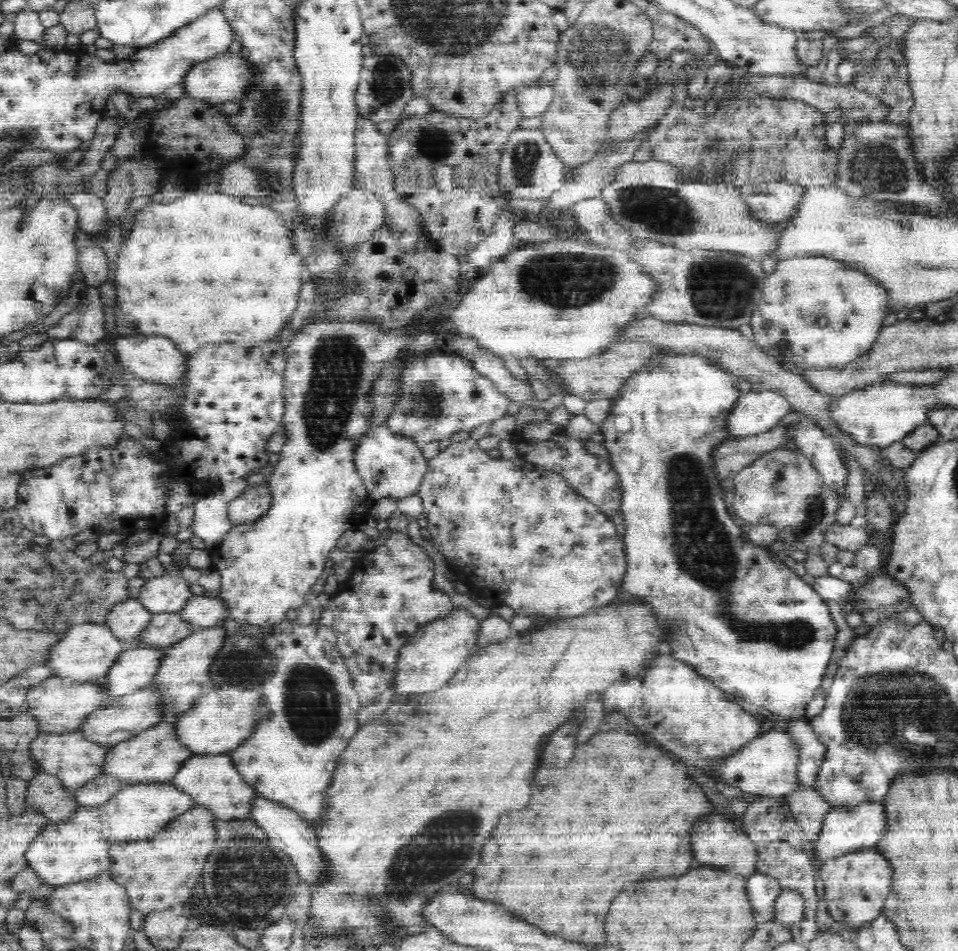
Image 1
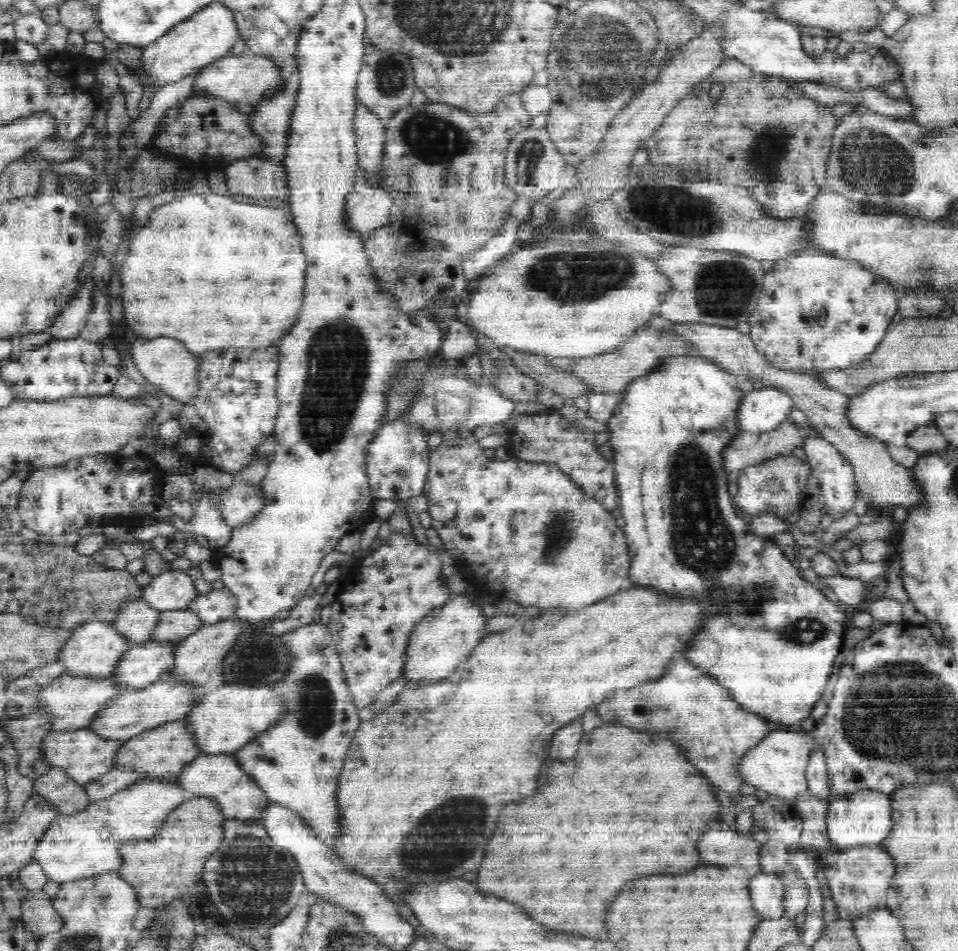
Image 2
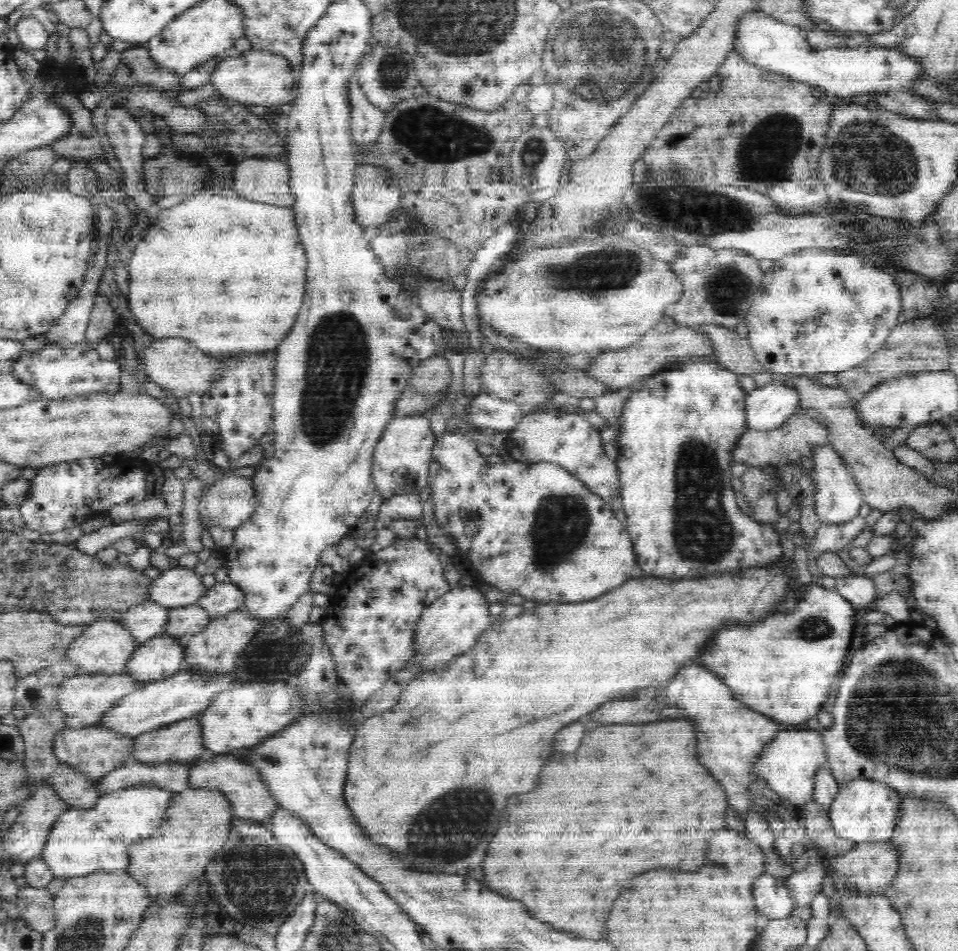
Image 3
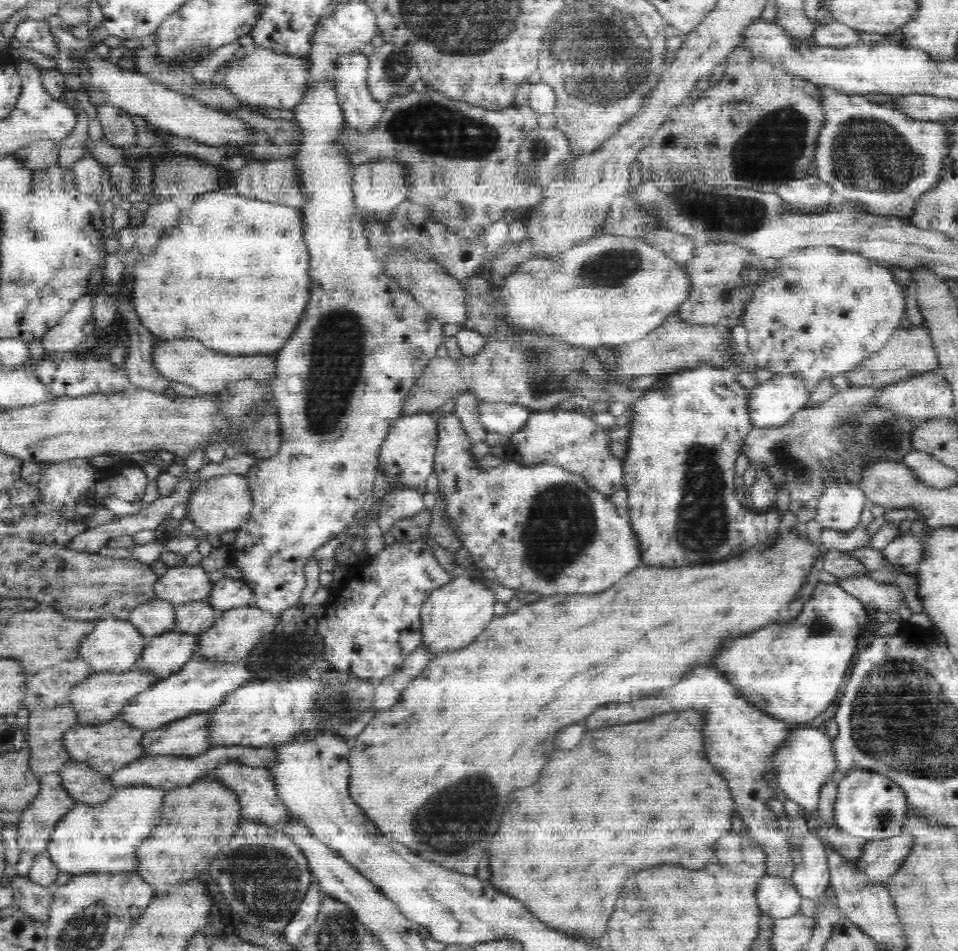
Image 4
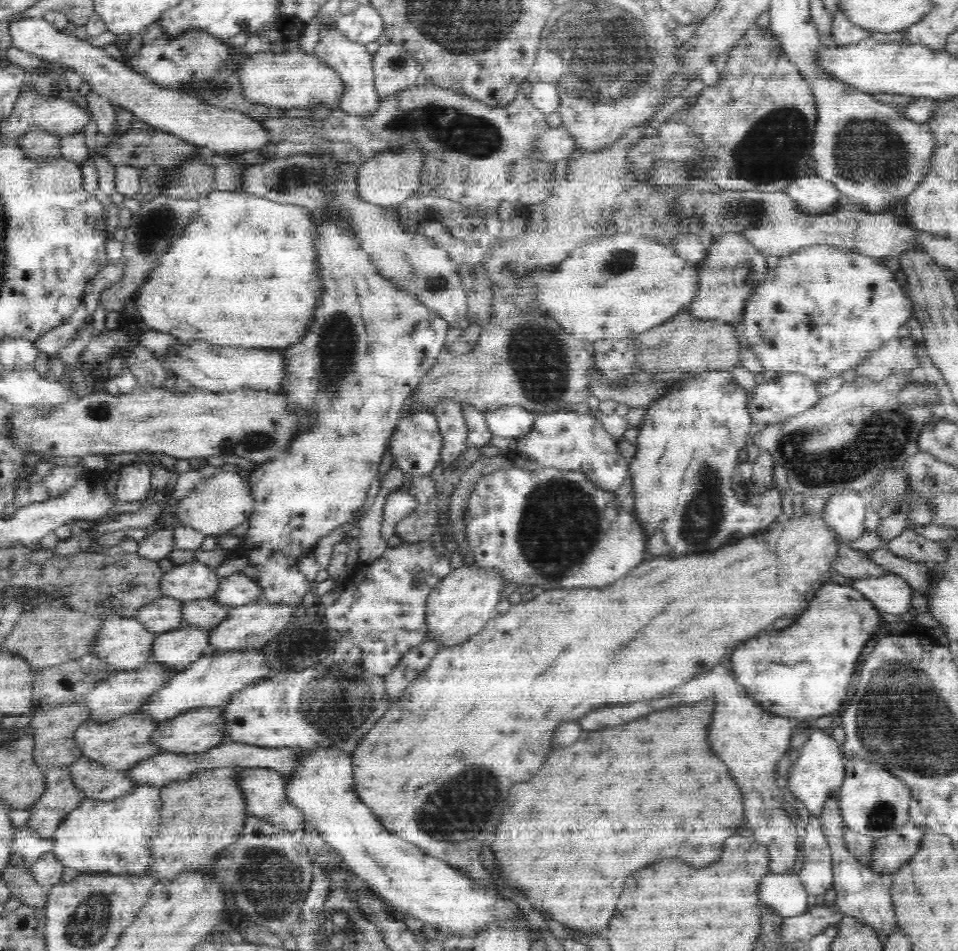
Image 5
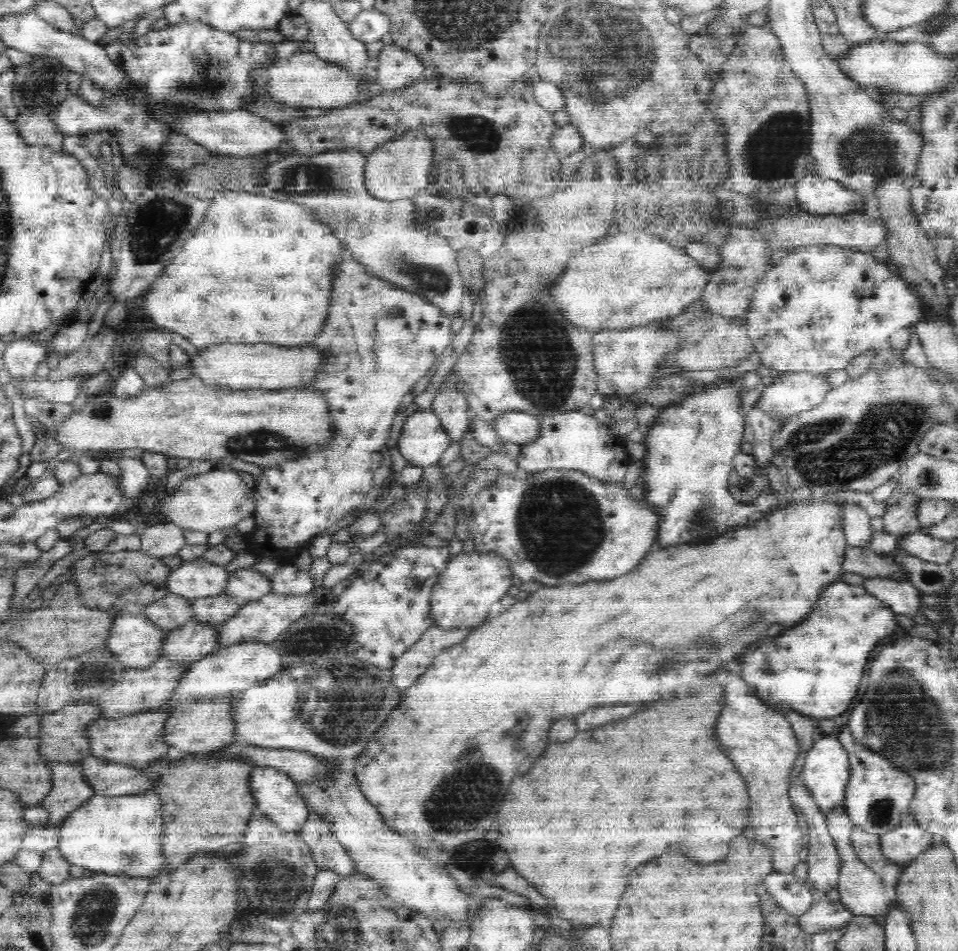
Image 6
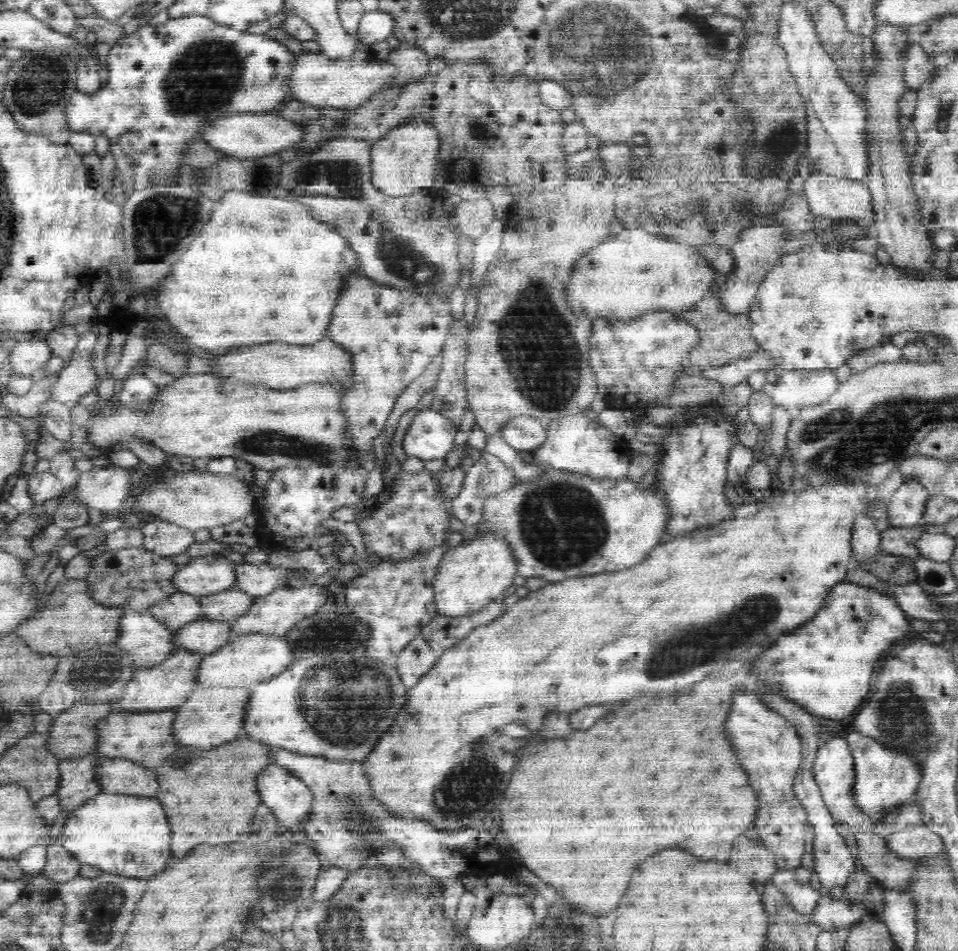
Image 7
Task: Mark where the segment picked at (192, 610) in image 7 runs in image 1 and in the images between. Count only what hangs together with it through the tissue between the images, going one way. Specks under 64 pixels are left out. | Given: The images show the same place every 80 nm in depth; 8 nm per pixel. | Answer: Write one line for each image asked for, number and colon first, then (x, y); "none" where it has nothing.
1: (128, 621)
2: (137, 621)
3: (149, 619)
4: (153, 618)
5: (166, 613)
6: (173, 611)

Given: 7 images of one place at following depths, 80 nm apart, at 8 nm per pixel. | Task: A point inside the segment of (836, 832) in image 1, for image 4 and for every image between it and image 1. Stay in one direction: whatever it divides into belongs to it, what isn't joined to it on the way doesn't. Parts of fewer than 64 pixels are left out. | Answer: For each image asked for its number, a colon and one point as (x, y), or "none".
2: (864, 816)
3: (865, 810)
4: (869, 805)

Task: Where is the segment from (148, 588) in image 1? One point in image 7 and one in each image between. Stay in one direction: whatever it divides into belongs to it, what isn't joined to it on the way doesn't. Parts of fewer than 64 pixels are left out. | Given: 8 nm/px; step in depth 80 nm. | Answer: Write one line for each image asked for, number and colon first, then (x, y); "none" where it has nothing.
2: (172, 589)
3: (179, 586)
4: (182, 584)
5: (195, 580)
6: (198, 578)
7: (211, 573)

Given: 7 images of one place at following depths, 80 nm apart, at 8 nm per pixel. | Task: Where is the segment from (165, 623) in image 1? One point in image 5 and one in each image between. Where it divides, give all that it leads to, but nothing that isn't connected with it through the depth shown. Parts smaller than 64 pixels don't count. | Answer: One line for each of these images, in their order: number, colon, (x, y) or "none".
2: (177, 624)
3: (188, 620)
4: (198, 616)
5: (209, 612)

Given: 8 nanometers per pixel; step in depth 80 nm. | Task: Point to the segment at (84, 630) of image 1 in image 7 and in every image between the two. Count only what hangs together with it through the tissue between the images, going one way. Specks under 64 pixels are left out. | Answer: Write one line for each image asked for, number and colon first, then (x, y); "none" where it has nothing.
2: (96, 648)
3: (108, 646)
4: (117, 645)
5: (125, 641)
6: (138, 641)
7: (150, 642)

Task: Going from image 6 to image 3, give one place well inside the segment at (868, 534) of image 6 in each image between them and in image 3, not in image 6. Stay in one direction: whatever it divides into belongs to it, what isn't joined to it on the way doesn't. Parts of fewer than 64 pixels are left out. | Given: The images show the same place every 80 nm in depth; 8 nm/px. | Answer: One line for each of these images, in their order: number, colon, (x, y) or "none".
3: (838, 498)
4: (840, 507)
5: (846, 511)

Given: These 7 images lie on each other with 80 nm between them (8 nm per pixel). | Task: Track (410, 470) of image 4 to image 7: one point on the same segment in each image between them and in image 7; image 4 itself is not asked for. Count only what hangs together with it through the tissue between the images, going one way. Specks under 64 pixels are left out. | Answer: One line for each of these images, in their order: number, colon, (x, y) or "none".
5: (416, 445)
6: (423, 440)
7: (431, 435)

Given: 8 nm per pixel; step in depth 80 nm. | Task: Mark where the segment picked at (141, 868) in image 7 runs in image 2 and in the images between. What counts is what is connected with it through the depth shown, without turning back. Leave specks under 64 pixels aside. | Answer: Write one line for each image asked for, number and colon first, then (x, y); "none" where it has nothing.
2: (78, 845)
3: (84, 841)
4: (93, 837)
5: (113, 836)
6: (118, 835)

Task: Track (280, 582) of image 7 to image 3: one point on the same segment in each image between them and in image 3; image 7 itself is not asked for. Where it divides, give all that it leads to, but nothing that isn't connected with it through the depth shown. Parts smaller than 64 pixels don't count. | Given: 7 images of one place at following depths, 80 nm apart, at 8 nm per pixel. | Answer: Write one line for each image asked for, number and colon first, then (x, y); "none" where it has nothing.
3: (221, 598)
4: (229, 593)
5: (238, 589)
6: (247, 584)

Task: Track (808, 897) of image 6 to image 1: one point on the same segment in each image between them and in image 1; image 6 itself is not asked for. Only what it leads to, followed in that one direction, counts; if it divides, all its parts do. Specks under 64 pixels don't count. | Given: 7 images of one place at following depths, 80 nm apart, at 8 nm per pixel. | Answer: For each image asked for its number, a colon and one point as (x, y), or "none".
1: (764, 890)
2: (768, 892)
3: (774, 898)
4: (777, 896)
5: (783, 891)

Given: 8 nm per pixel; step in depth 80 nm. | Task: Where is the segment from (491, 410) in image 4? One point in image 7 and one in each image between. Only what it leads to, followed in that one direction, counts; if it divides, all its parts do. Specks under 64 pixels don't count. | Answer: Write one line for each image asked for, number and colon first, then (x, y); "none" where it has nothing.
5: (516, 423)
6: (522, 429)
7: (526, 434)

